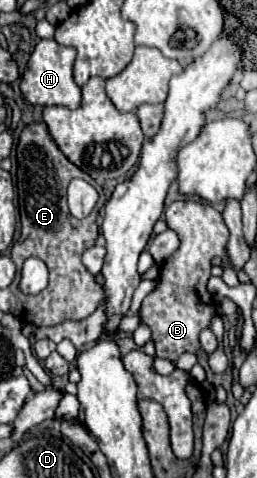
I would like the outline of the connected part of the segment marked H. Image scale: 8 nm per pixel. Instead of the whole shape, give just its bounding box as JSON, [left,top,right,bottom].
[20,39,80,109]

